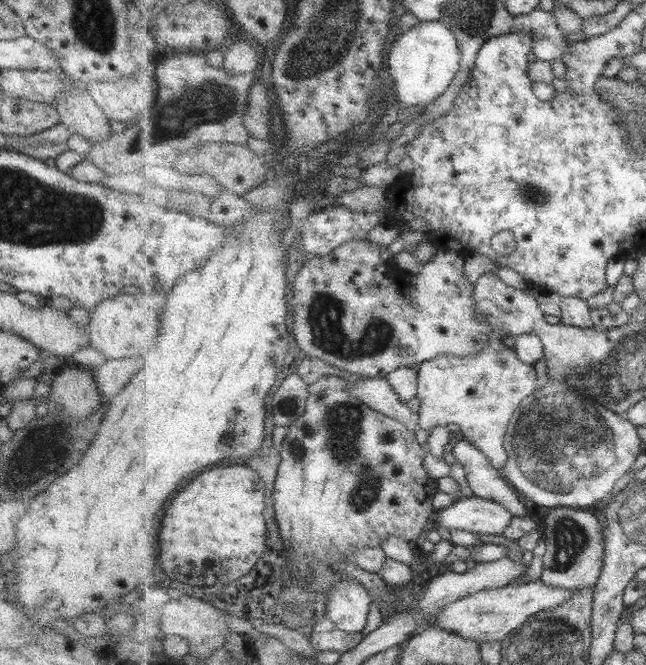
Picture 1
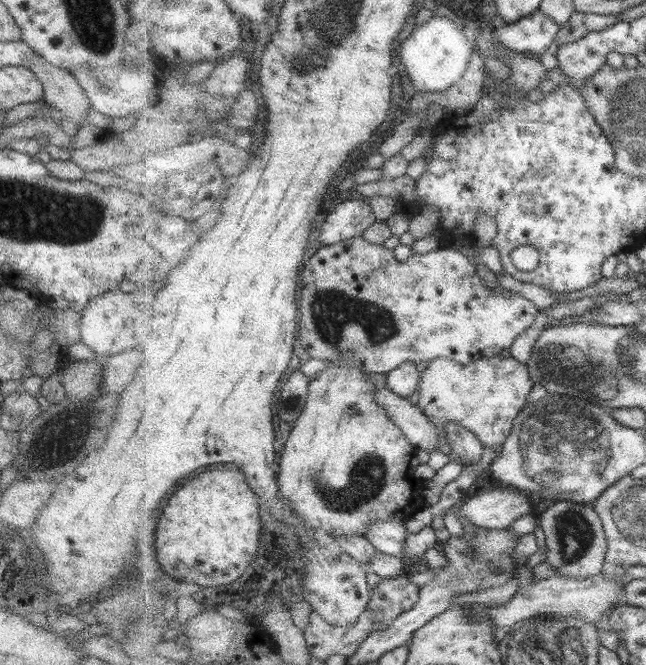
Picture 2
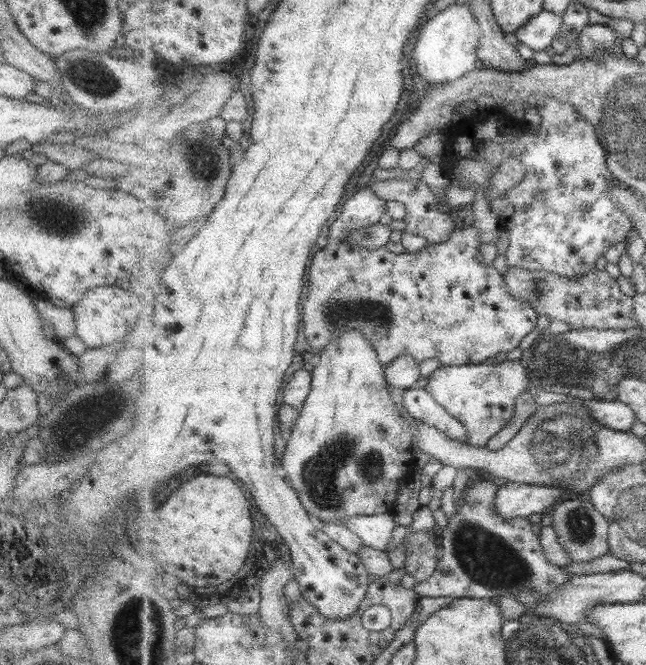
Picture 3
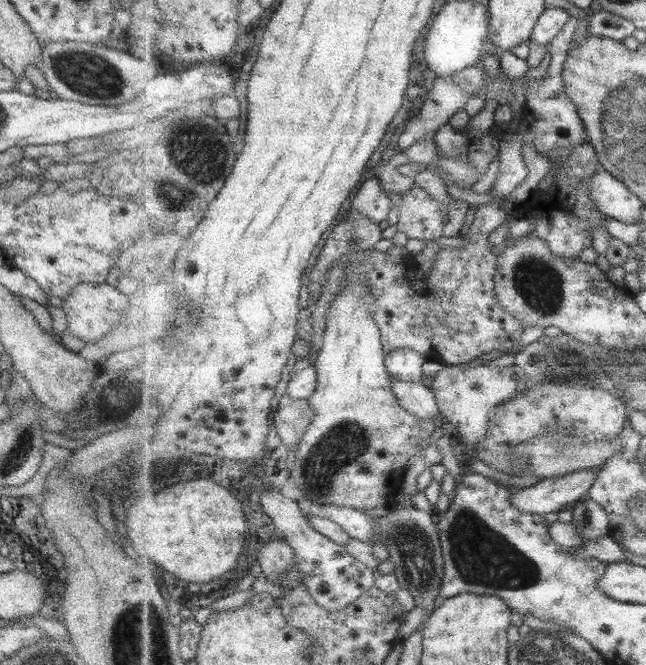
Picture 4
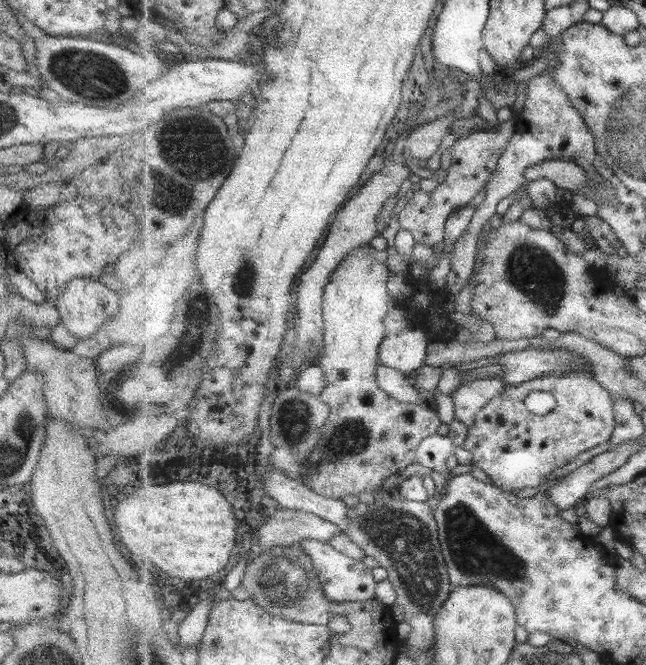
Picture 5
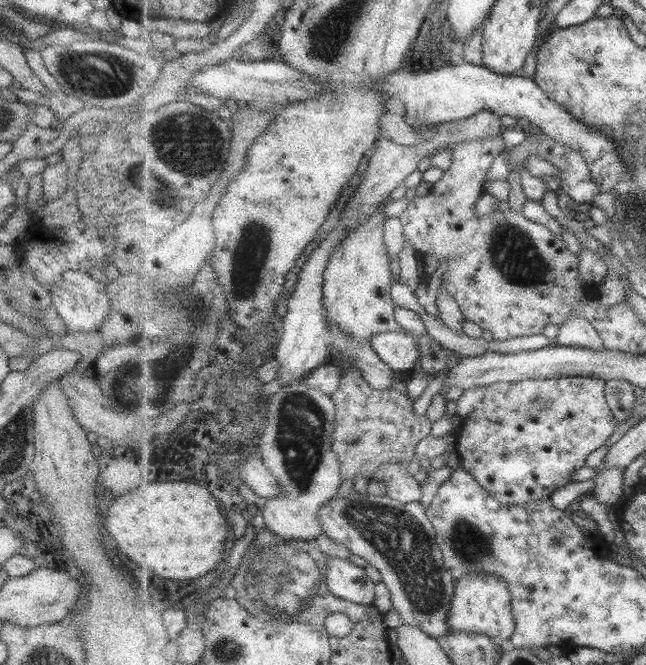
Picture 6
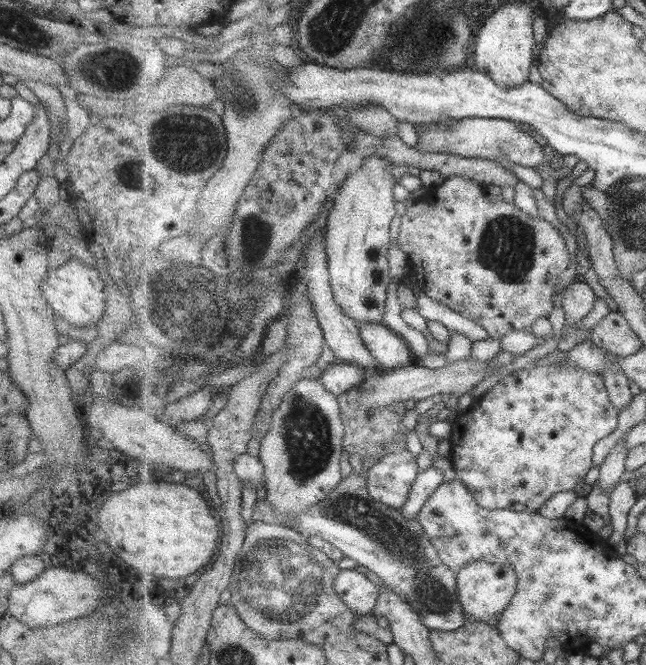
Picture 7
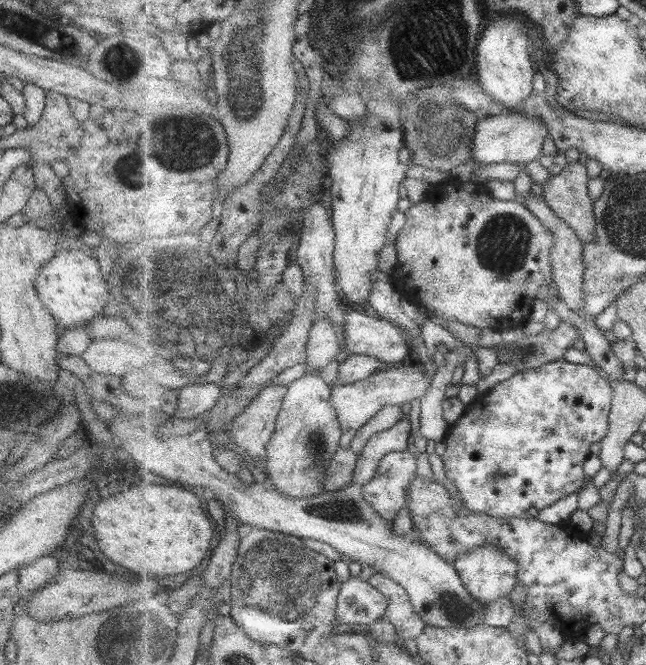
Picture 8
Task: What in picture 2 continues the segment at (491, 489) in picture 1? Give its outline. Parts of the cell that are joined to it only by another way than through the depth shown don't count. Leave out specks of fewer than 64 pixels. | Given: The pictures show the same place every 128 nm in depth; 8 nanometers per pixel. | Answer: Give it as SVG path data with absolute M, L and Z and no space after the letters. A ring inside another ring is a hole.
M447 422L443 430L450 448L465 460L465 465L475 466L483 458L485 446L474 432L457 422Z

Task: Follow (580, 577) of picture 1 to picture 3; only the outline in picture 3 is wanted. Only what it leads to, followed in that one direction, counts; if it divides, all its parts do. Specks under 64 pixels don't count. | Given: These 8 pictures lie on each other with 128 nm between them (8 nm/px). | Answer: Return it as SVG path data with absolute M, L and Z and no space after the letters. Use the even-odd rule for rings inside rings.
M588 495L570 497L554 506L550 512L552 527L559 536L558 543L571 557L572 562L591 562L593 558L605 556L610 550L610 522L599 512Z

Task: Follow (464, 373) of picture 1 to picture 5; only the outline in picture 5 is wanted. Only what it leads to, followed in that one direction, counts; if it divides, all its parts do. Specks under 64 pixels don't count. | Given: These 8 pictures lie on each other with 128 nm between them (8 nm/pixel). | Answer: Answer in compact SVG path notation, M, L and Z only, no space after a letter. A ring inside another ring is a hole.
M499 377L471 380L461 384L450 396L452 398L456 418L468 428L475 424L475 418L497 396L504 394L505 383Z

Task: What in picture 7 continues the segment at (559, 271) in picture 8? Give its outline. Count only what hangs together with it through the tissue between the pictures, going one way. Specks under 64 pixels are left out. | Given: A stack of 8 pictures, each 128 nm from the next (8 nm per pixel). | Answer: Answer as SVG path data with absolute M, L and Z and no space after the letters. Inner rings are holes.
M576 276L563 294L562 306L565 312L566 325L577 329L584 318L593 310L597 296L593 288L583 281L583 276Z

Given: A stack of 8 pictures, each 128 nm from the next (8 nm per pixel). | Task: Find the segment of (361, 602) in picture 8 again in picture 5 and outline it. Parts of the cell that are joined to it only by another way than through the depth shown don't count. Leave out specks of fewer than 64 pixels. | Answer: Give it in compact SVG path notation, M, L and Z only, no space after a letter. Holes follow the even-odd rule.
M303 539L300 546L307 550L307 554L313 558L327 600L331 600L331 602L365 602L375 598L377 582L373 578L373 570L367 568L362 561L341 553L331 543L319 539Z

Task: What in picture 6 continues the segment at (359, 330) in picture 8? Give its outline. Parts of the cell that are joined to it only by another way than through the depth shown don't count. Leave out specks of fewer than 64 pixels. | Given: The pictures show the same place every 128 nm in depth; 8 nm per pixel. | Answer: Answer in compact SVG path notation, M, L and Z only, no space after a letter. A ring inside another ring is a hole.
M405 330L385 332L373 337L370 344L393 371L418 369L421 359L419 335Z

